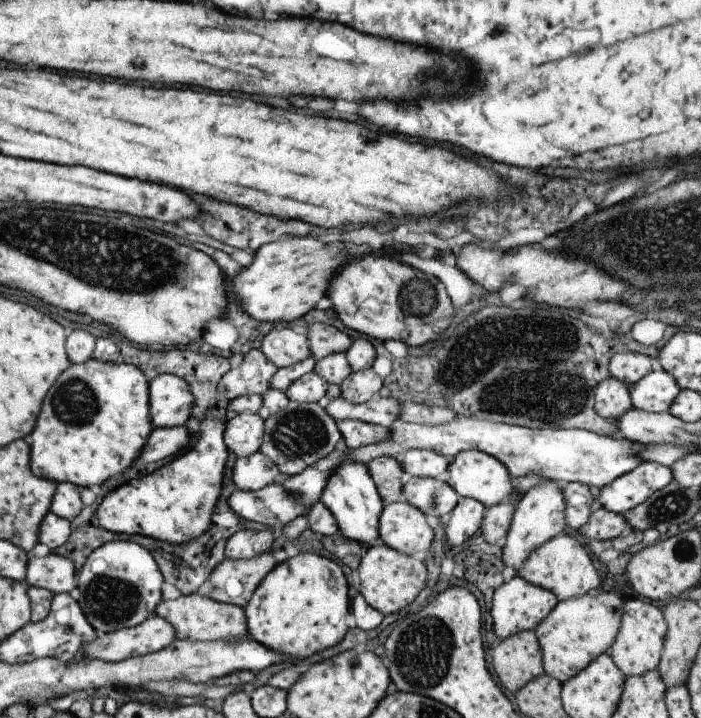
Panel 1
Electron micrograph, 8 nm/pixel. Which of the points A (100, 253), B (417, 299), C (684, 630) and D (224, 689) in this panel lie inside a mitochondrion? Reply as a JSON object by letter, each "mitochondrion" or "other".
{"A":"mitochondrion","B":"mitochondrion","C":"other","D":"other"}

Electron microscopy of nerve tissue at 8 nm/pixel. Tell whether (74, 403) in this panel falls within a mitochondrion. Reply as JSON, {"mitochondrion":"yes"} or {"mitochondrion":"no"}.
{"mitochondrion":"yes"}

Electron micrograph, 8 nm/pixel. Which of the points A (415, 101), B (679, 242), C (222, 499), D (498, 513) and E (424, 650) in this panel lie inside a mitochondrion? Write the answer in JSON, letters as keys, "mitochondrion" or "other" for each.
{"A":"other","B":"mitochondrion","C":"other","D":"other","E":"mitochondrion"}

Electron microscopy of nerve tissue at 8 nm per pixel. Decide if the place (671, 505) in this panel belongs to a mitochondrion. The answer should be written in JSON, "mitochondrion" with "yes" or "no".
{"mitochondrion":"yes"}

